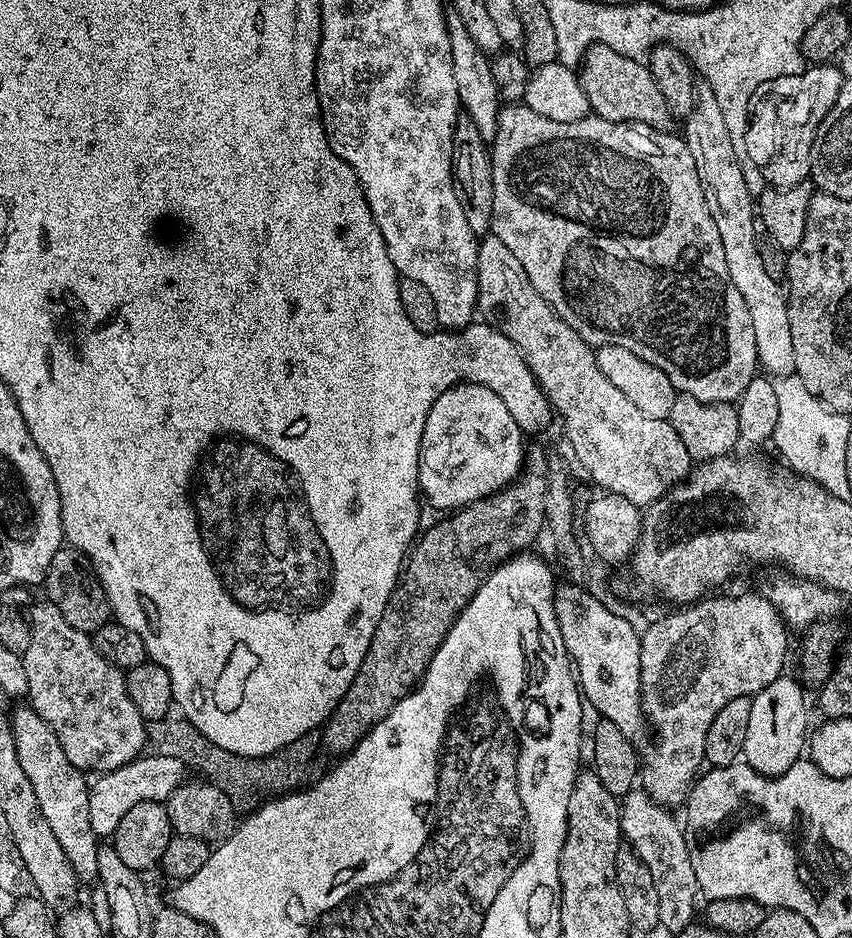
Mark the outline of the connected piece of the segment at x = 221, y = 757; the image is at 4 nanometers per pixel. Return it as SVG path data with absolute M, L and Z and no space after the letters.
M169 714L163 720L151 721L147 730L147 743L155 755L186 758L189 769L201 768L209 776L205 777L215 787L222 789L230 802L240 810L255 809L265 798L283 796L286 792L299 789L302 784L300 776L307 774L308 763L315 758L316 751L320 752L322 748L321 737L316 732L308 732L269 756L239 756L230 750L222 750L222 746L214 746L206 734L176 714Z

